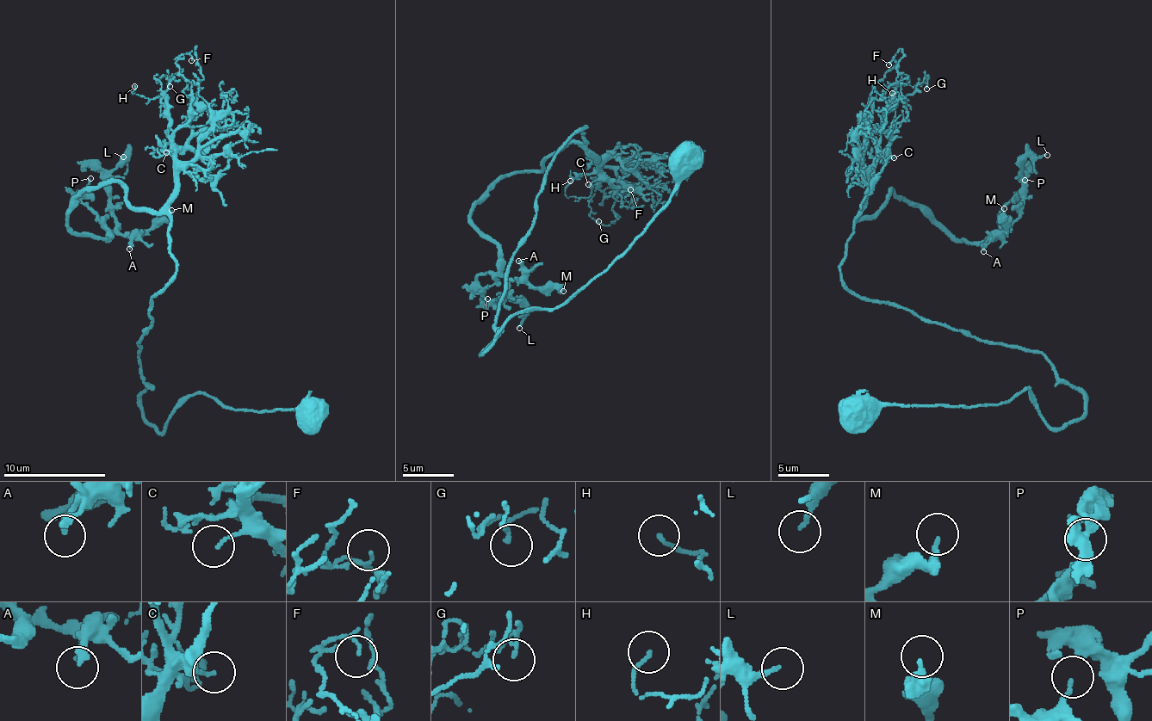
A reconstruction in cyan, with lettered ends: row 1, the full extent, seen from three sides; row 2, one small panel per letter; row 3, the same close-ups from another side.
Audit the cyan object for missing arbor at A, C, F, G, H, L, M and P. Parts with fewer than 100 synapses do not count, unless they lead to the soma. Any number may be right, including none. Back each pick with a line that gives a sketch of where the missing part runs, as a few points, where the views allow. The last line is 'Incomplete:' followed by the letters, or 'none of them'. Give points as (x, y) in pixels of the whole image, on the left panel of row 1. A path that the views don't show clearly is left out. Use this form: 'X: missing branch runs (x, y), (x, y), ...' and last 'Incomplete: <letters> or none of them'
Incomplete: none of them

